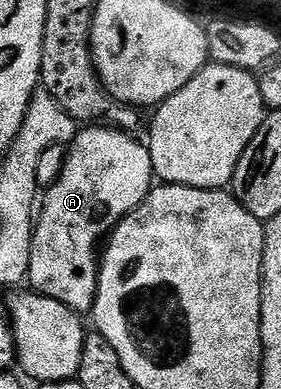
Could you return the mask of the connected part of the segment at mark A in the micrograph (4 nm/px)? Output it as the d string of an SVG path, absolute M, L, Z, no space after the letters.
M90 124L79 129L77 136L69 143L60 176L47 187L43 204L41 201L34 227L27 281L29 285L34 285L31 287L37 293L60 300L60 304L69 310L93 311L94 297L98 291L100 245L153 189L155 177L149 147L133 138L131 133L105 124Z

